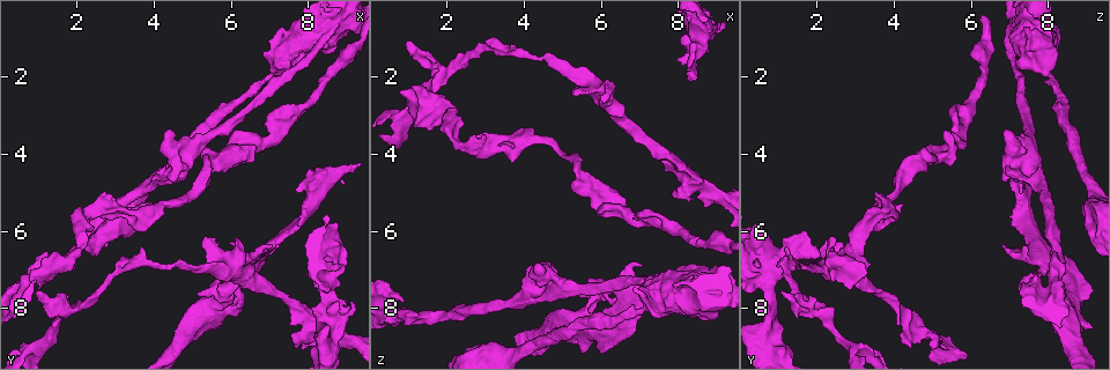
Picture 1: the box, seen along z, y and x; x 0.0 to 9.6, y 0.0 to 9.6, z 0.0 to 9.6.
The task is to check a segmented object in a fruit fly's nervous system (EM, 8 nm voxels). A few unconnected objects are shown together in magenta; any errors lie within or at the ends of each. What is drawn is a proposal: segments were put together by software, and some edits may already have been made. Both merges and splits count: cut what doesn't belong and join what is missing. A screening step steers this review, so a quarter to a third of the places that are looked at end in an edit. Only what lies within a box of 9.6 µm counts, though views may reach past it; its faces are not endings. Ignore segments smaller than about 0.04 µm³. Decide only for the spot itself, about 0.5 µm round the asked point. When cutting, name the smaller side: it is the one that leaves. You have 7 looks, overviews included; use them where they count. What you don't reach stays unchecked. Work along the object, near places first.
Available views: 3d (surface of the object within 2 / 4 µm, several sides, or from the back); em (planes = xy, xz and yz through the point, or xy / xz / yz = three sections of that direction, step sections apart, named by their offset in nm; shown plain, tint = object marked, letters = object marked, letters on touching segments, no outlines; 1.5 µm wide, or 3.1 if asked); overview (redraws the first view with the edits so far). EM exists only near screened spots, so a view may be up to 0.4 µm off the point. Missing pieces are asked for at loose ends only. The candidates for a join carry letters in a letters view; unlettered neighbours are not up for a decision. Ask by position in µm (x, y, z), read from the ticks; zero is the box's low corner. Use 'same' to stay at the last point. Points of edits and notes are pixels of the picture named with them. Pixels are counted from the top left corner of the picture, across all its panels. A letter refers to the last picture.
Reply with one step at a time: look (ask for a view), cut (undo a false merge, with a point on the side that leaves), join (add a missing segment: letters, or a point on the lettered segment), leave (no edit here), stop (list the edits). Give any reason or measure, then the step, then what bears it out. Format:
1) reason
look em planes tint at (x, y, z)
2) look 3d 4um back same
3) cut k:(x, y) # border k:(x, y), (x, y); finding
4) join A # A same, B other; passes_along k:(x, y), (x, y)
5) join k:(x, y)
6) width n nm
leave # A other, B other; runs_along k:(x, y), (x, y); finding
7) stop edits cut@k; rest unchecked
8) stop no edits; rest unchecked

branch stops here
look 3d 2um back at (0.85, 7.25, 2.50)

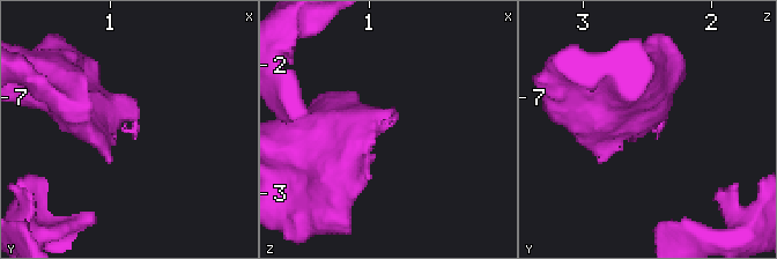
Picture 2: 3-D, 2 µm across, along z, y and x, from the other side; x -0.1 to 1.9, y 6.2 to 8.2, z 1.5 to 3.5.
now the EM
look em planes letters at (0.80, 7.32, 2.40)

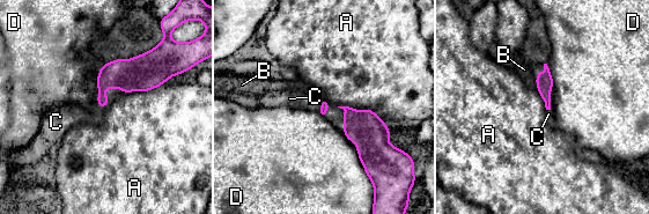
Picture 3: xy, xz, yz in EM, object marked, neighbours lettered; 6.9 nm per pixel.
join C # A other, B other, C same, D other; it goes on there

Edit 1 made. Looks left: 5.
look overview

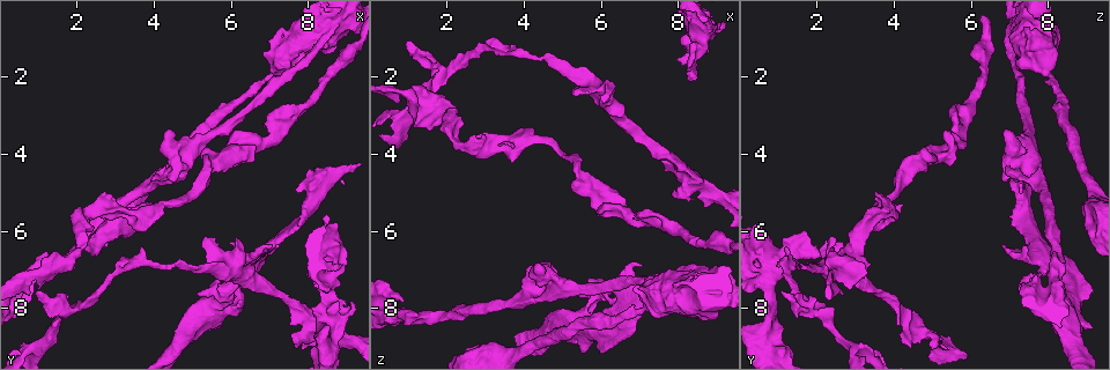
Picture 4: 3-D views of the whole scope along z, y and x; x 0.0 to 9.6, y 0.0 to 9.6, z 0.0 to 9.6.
branch stops here
look em planes letters at (8.30, 6.00, 1.70)

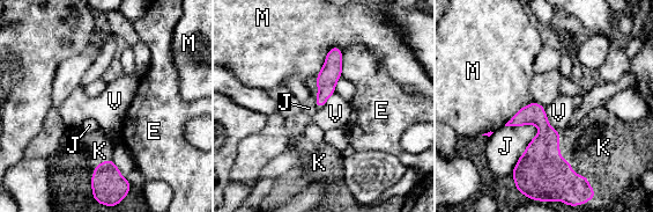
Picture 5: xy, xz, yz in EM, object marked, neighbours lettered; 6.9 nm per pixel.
join K # E other, J other, K same, M other, V other; passes_along 5:(542, 155), (563, 158), (596, 147); the neuron continues

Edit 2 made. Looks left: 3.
look overview

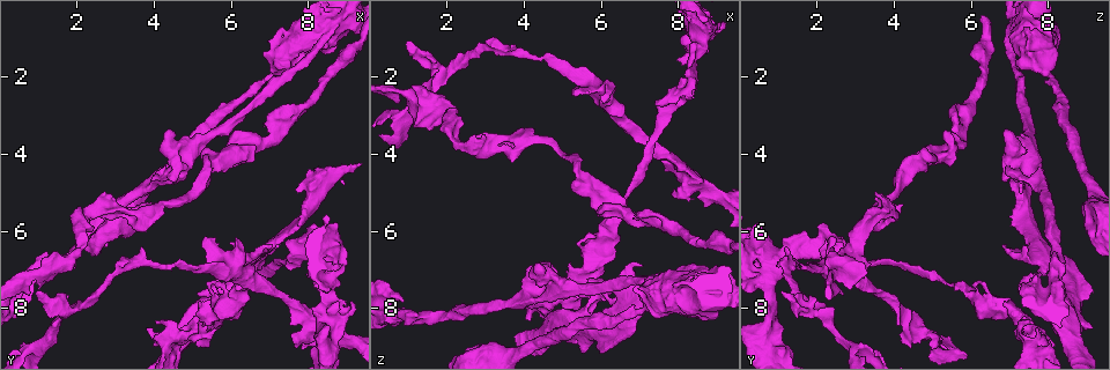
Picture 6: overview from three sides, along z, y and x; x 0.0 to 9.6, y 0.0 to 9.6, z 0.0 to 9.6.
free end
look em planes tint at (8.35, 9.10, 1.30)

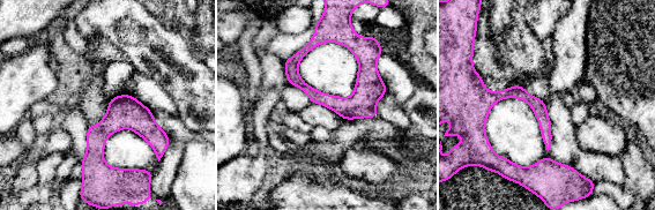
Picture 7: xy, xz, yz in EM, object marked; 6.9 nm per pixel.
what lies round it
look em planes letters same

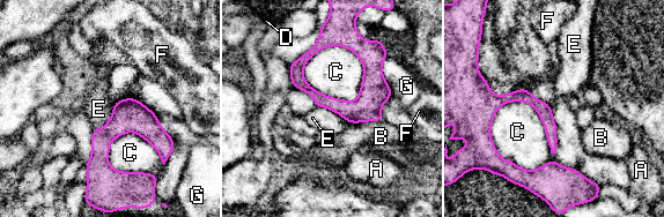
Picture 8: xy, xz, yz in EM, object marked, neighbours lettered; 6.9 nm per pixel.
leave # A other, B other, C other, D other, E other, F other, G other; runs_along 8:(327, 40), (356, 47), (373, 64), (378, 118); none of them fits

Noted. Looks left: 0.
stop edits join@3, join@5; rest unchecked

